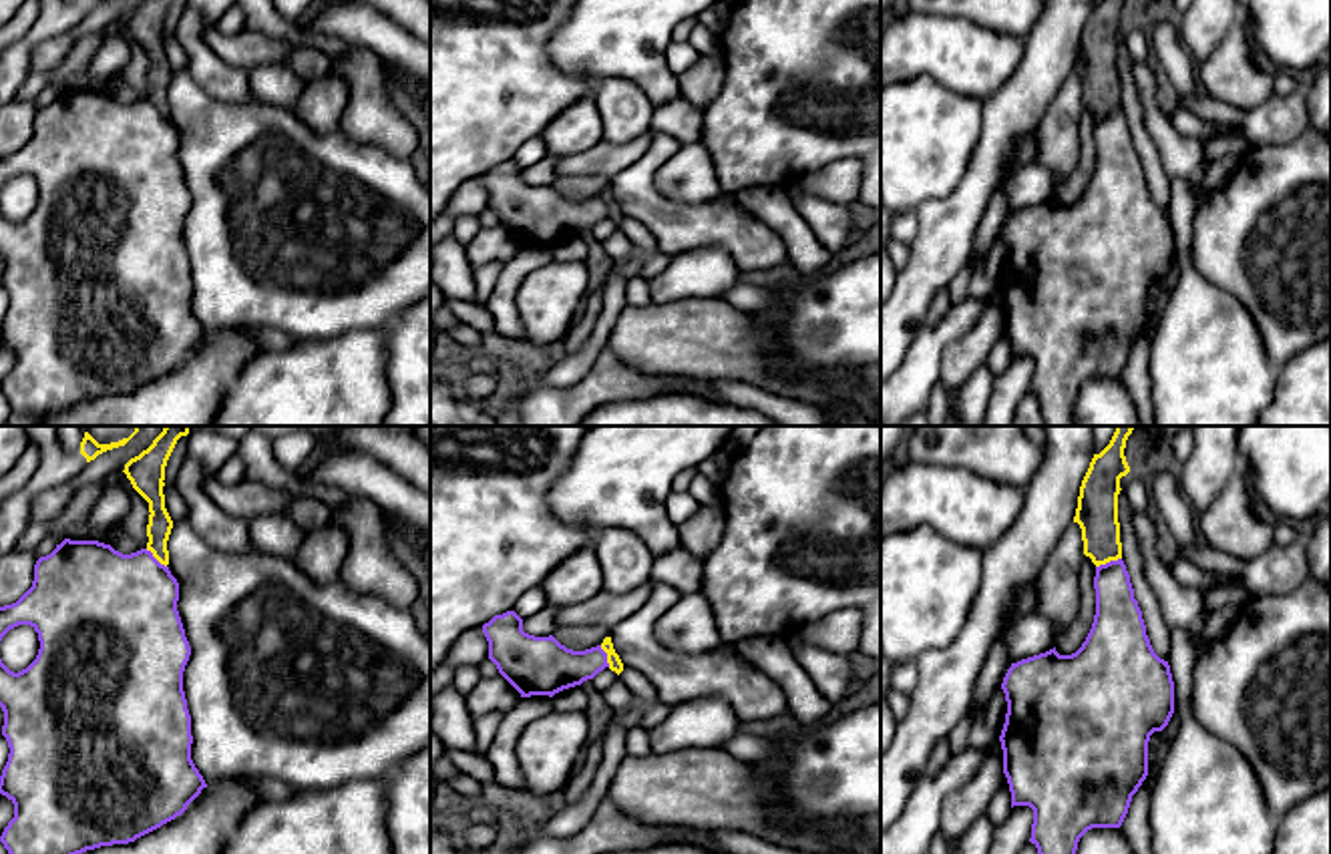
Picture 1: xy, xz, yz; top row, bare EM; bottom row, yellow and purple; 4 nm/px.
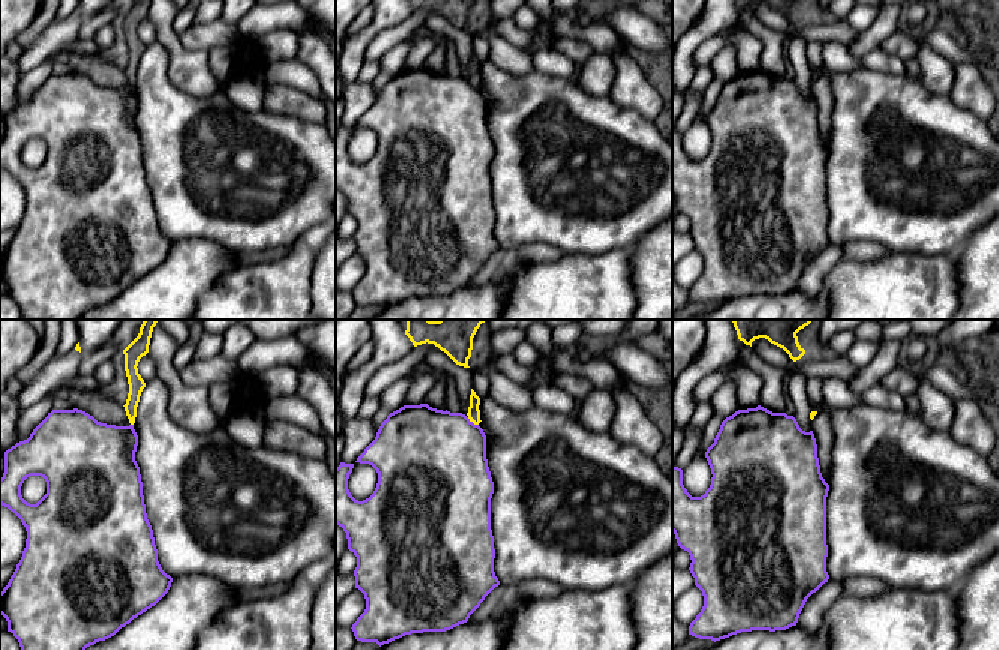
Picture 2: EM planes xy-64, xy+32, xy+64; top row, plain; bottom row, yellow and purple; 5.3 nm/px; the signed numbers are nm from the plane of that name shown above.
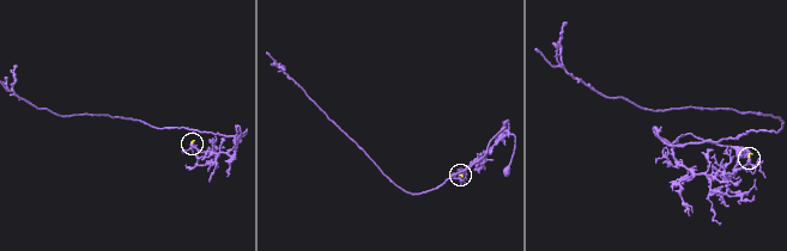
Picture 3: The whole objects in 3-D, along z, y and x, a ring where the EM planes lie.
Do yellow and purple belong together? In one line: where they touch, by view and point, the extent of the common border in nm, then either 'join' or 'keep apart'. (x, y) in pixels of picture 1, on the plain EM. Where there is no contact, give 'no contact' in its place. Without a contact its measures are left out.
contact yz (1108, 111); length 110 nm; keep apart

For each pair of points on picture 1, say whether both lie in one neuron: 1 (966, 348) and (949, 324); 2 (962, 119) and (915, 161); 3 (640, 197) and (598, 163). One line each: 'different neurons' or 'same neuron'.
1: different neurons
2: same neuron
3: different neurons

